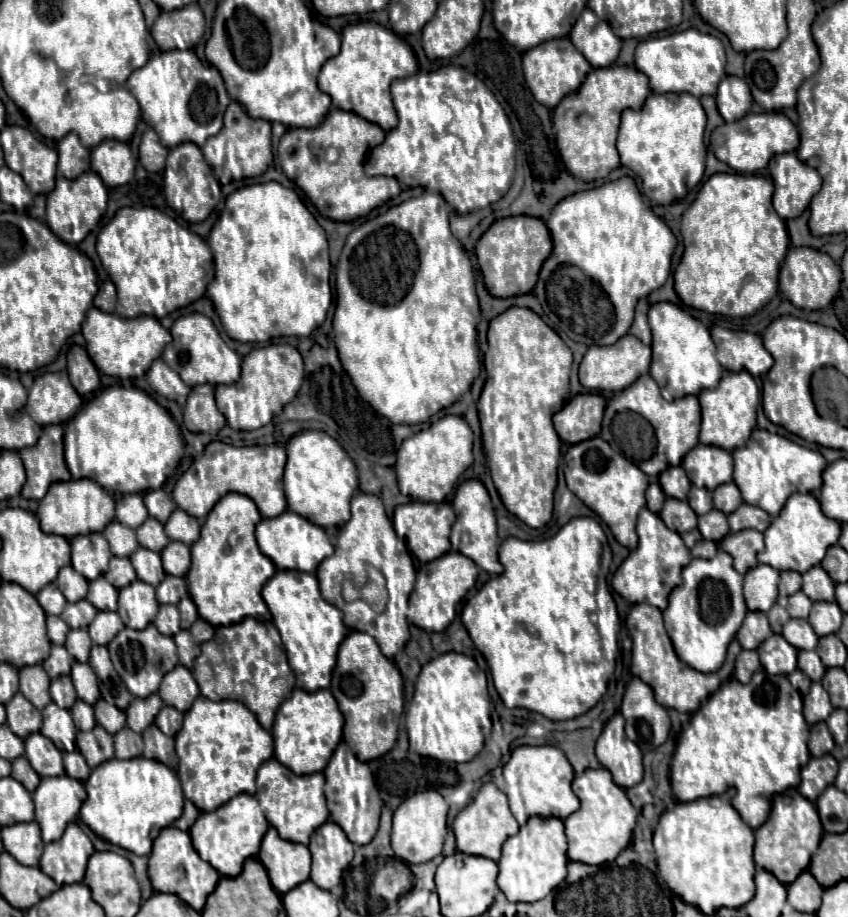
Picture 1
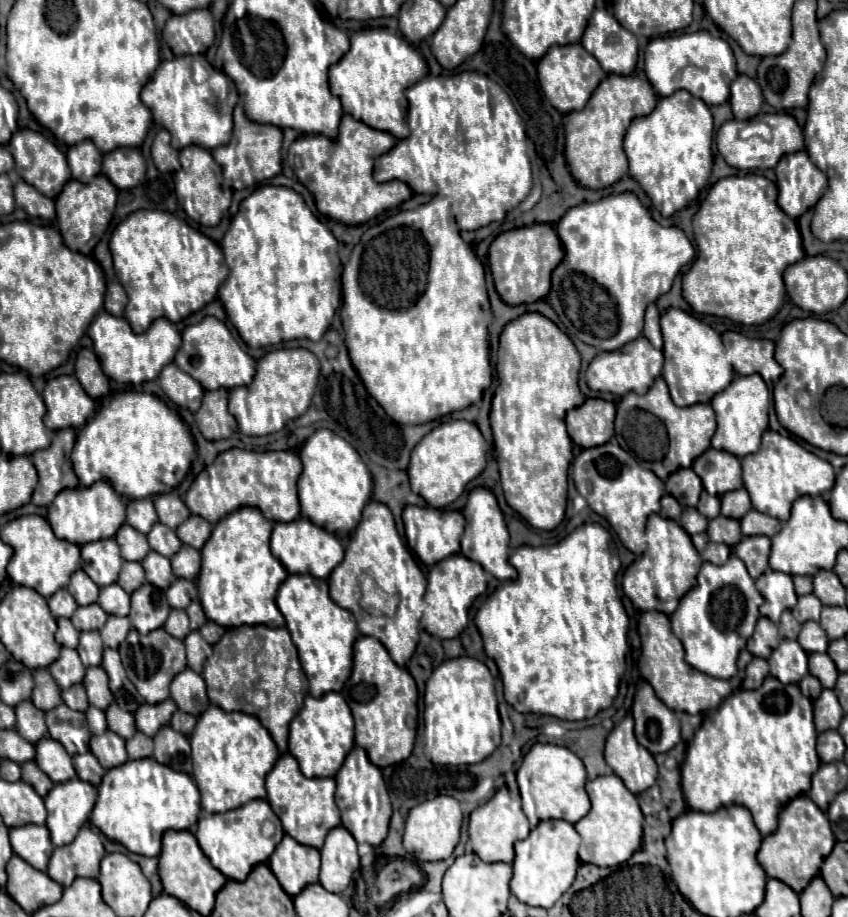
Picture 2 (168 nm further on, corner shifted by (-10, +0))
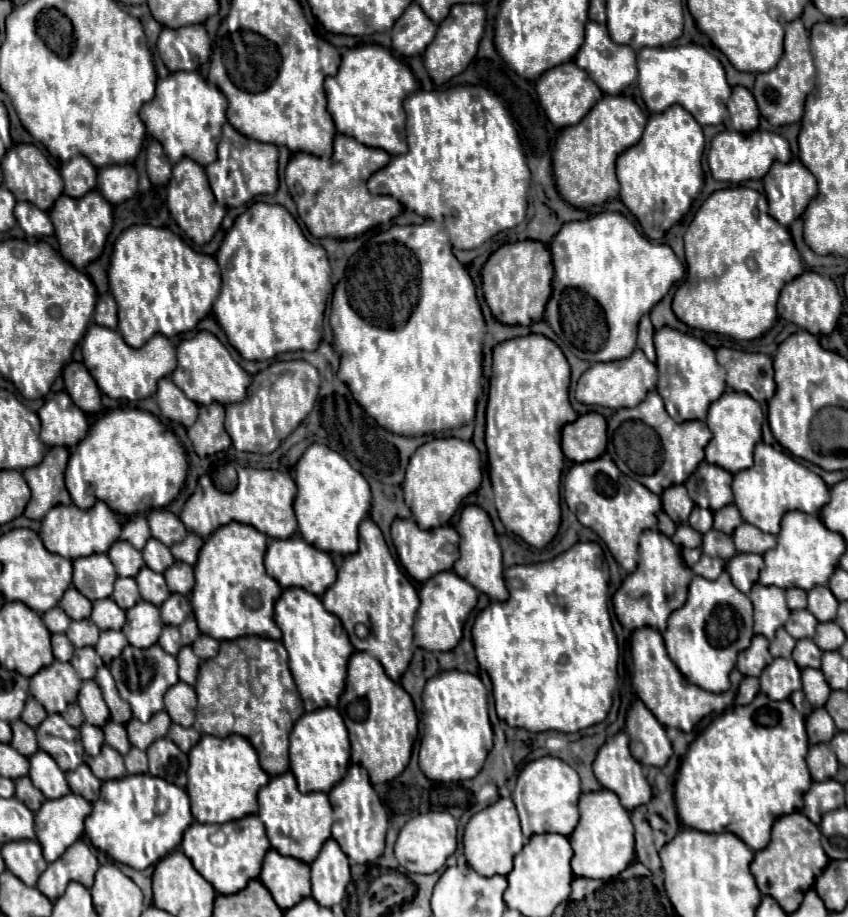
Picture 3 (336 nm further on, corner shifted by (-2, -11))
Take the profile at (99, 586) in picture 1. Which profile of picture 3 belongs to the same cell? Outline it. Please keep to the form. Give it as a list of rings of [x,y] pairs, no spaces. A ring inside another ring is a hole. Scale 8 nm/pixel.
[[[104,598],[104,600],[94,602],[90,620],[100,630],[122,630],[122,626],[126,624],[126,614],[112,598]]]

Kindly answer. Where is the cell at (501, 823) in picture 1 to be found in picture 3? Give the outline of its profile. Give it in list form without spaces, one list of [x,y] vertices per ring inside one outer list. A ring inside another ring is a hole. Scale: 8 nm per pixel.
[[[500,798],[496,804],[484,808],[476,816],[470,818],[463,835],[464,854],[468,864],[482,876],[506,876],[512,870],[512,858],[526,845],[529,838],[520,830],[520,820],[514,802],[508,798]]]

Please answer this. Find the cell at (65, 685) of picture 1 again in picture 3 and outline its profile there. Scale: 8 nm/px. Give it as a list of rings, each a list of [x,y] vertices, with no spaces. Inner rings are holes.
[[[70,704],[62,716],[64,716],[64,720],[66,720],[68,724],[72,724],[74,728],[80,728],[82,722],[84,722],[84,716],[82,716],[78,704]]]

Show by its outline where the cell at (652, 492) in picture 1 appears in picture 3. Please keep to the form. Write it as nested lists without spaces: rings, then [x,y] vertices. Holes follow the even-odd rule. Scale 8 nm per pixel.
[[[660,512],[660,516],[658,516],[658,530],[666,536],[672,536],[672,532],[676,530],[676,524],[668,518],[666,512]]]

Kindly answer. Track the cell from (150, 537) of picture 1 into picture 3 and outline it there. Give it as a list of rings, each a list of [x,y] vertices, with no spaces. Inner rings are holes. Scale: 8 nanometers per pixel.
[[[150,538],[142,550],[142,556],[144,556],[144,562],[148,568],[152,568],[154,572],[164,572],[166,568],[170,568],[174,564],[174,558],[168,550],[168,546],[160,544],[158,540]]]

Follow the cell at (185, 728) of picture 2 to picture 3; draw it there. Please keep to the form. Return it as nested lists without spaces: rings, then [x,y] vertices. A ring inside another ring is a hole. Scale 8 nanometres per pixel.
[[[172,724],[170,730],[168,730],[168,738],[182,750],[182,752],[188,752],[192,746],[198,744],[200,740],[200,732],[196,728],[184,728],[180,724]]]

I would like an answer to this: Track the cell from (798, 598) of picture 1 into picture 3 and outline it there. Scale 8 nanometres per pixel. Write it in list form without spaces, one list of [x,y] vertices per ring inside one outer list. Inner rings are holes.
[[[796,610],[790,614],[790,620],[784,628],[792,638],[800,640],[800,638],[812,638],[816,624],[818,624],[818,620],[808,610]]]

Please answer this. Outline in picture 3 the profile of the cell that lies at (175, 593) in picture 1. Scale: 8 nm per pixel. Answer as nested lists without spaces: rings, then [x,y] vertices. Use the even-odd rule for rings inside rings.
[[[170,594],[170,598],[160,606],[160,616],[164,624],[180,626],[192,614],[190,600],[182,594]]]

